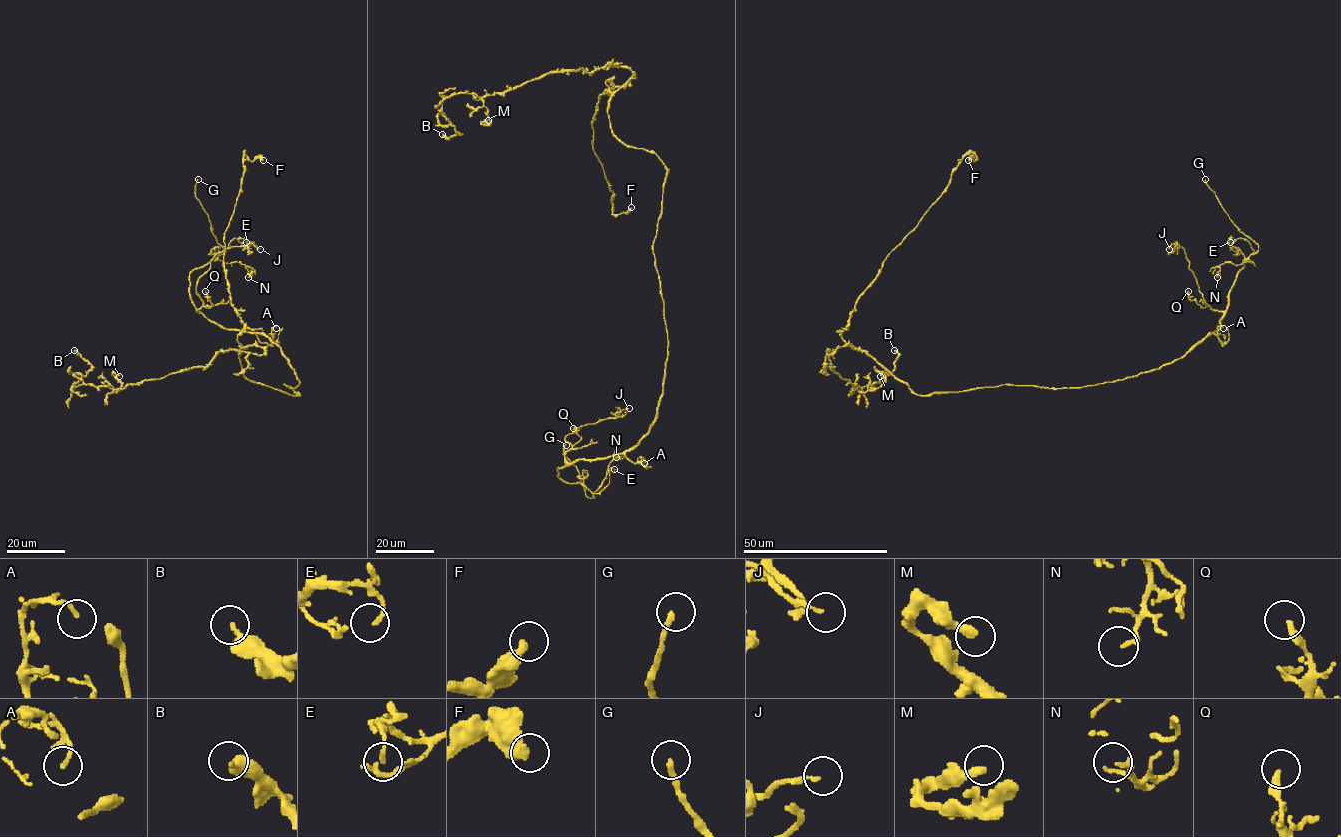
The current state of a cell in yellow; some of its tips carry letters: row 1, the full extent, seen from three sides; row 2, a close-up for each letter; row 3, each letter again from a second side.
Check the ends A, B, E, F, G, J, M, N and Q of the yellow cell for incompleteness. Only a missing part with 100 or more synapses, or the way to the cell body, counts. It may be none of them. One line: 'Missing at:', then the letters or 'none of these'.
Missing at: G

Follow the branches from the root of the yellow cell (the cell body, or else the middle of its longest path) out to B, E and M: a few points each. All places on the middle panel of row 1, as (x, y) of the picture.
B: (656, 234), (665, 166), (624, 144), (608, 113), (628, 68), (452, 94), (441, 112), (459, 134), (442, 134)
E: (656, 234), (668, 358), (655, 421), (635, 446), (573, 460), (558, 476), (594, 493), (614, 469)
M: (656, 234), (665, 166), (624, 144), (608, 113), (630, 70), (548, 73), (485, 96), (488, 120)

